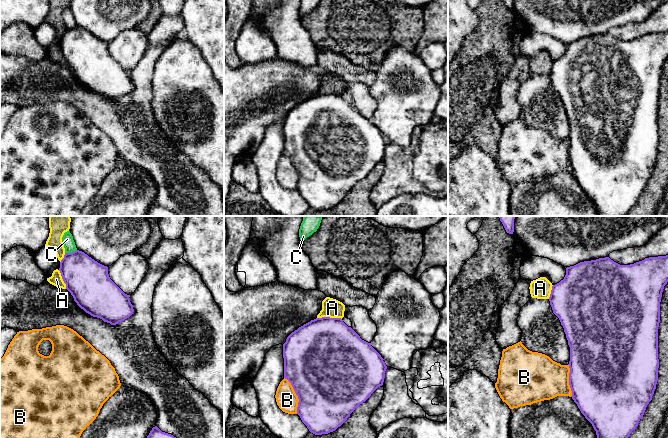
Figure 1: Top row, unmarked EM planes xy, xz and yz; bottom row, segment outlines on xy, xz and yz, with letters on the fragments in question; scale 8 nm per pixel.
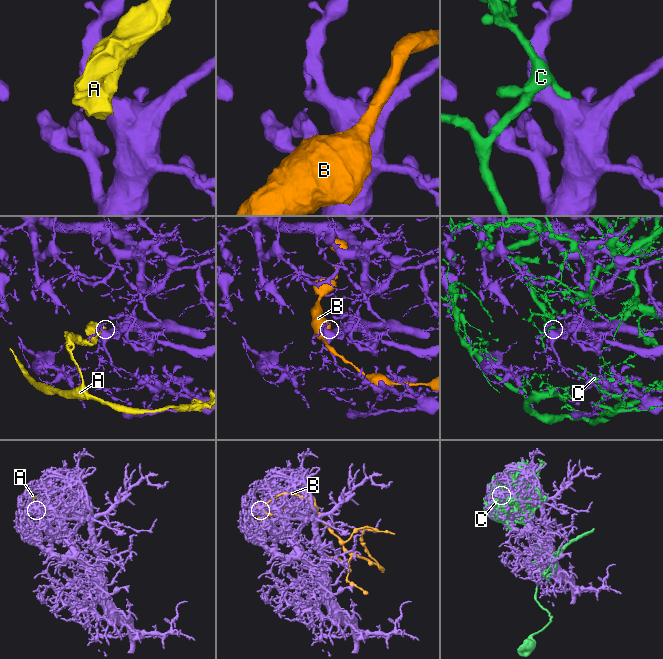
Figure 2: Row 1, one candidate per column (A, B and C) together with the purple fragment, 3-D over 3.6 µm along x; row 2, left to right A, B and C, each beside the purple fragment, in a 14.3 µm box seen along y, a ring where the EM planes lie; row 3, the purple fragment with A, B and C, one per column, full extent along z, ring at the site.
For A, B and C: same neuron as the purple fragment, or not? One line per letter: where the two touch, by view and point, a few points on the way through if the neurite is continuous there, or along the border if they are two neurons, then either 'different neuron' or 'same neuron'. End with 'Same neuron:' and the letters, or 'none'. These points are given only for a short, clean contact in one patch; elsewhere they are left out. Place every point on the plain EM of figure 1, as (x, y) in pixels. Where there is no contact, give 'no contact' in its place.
A: contact xz (329, 93); different neuron
B: contact xz (296, 170); different neuron
C: contact xy (70, 29); different neuron
Same neuron: none

